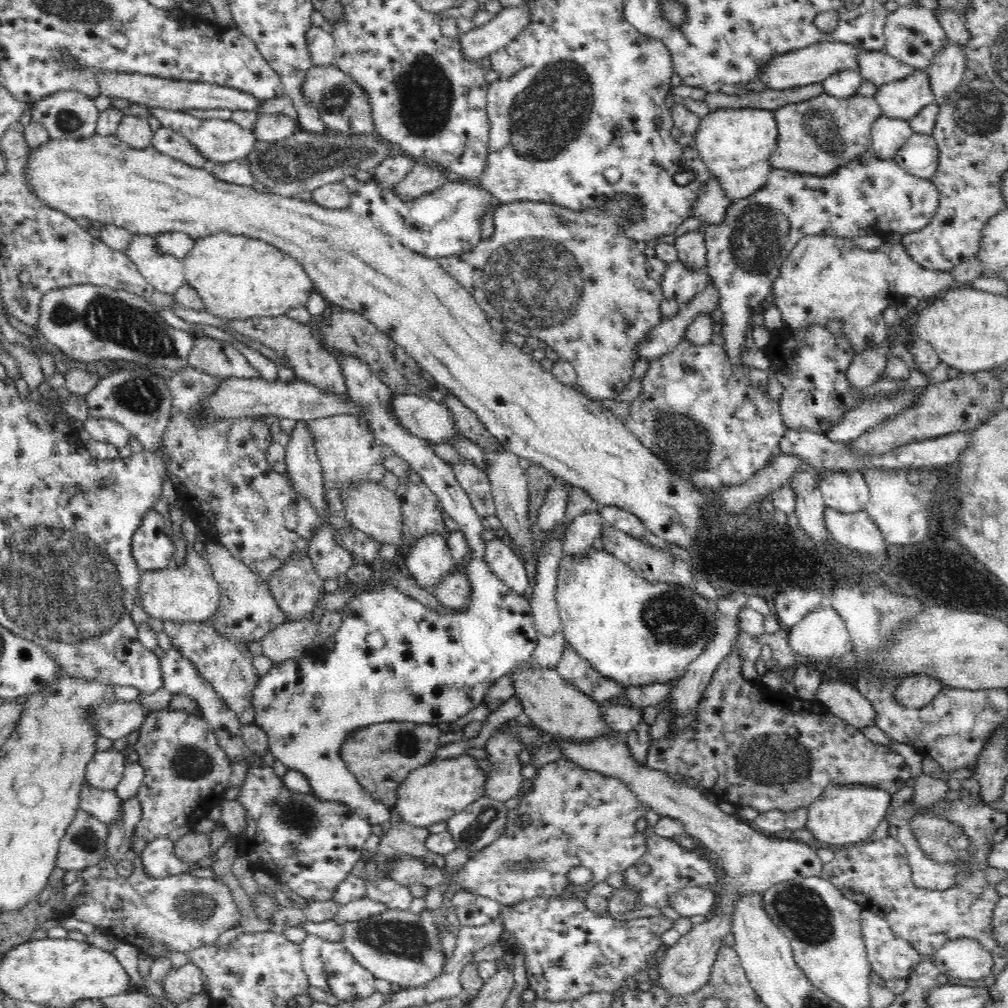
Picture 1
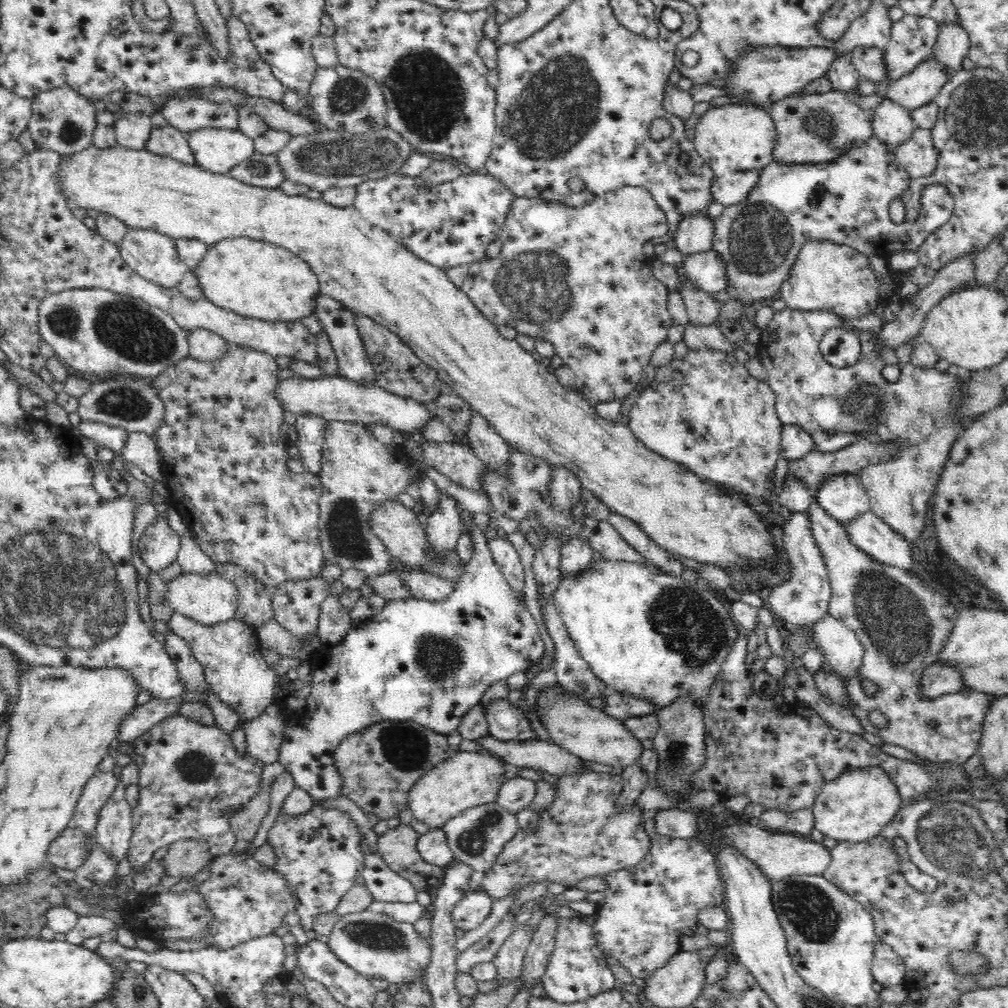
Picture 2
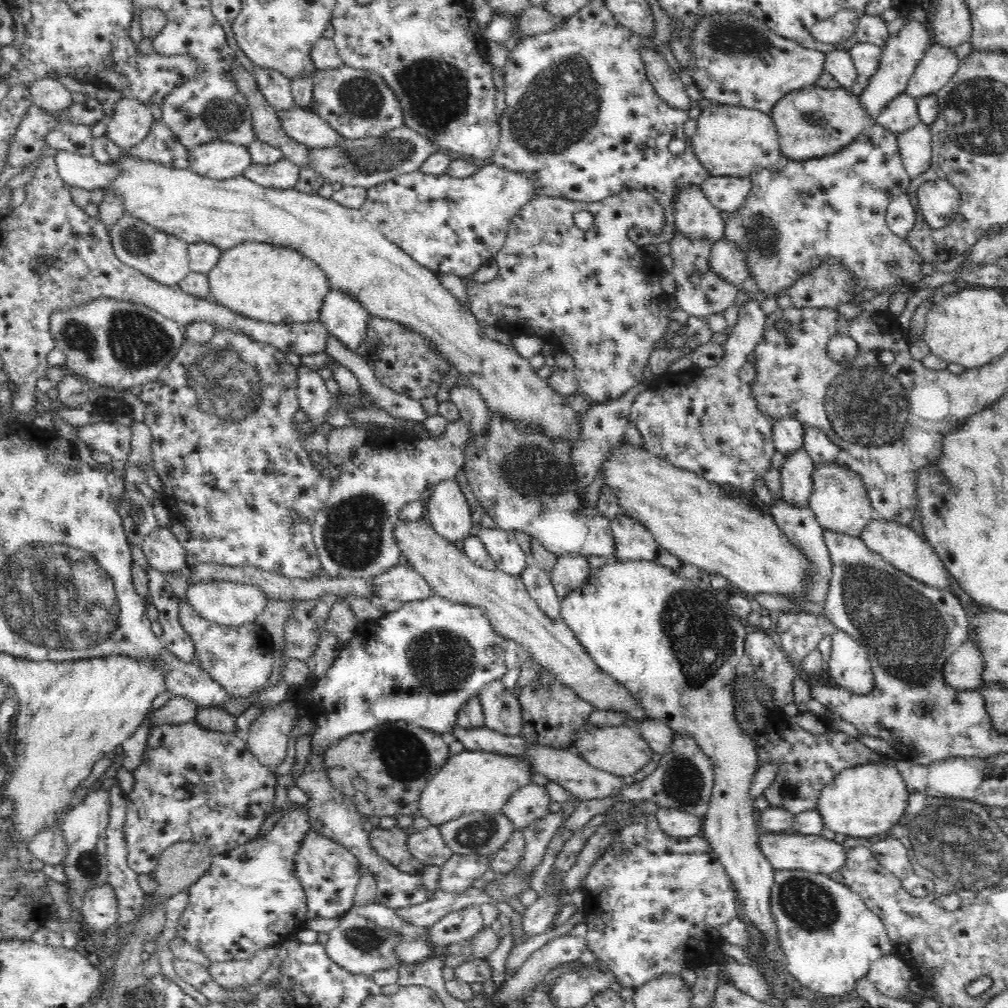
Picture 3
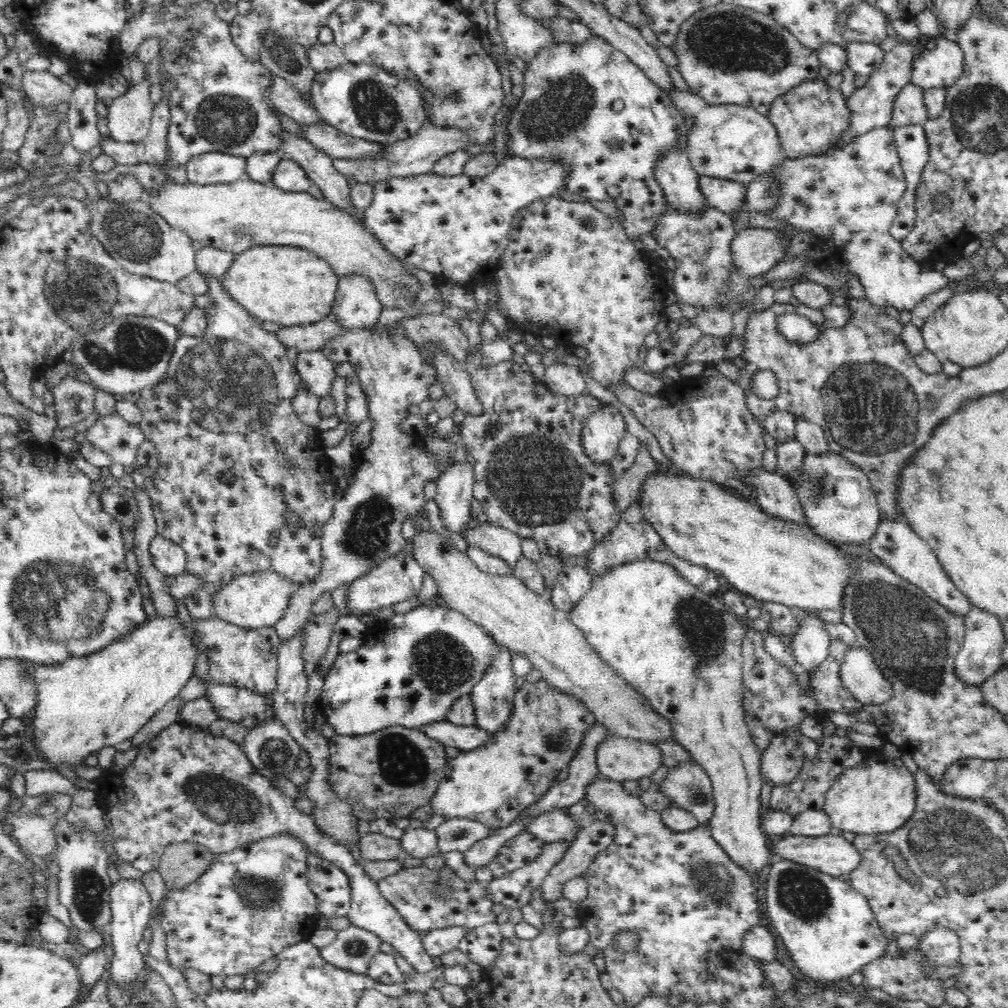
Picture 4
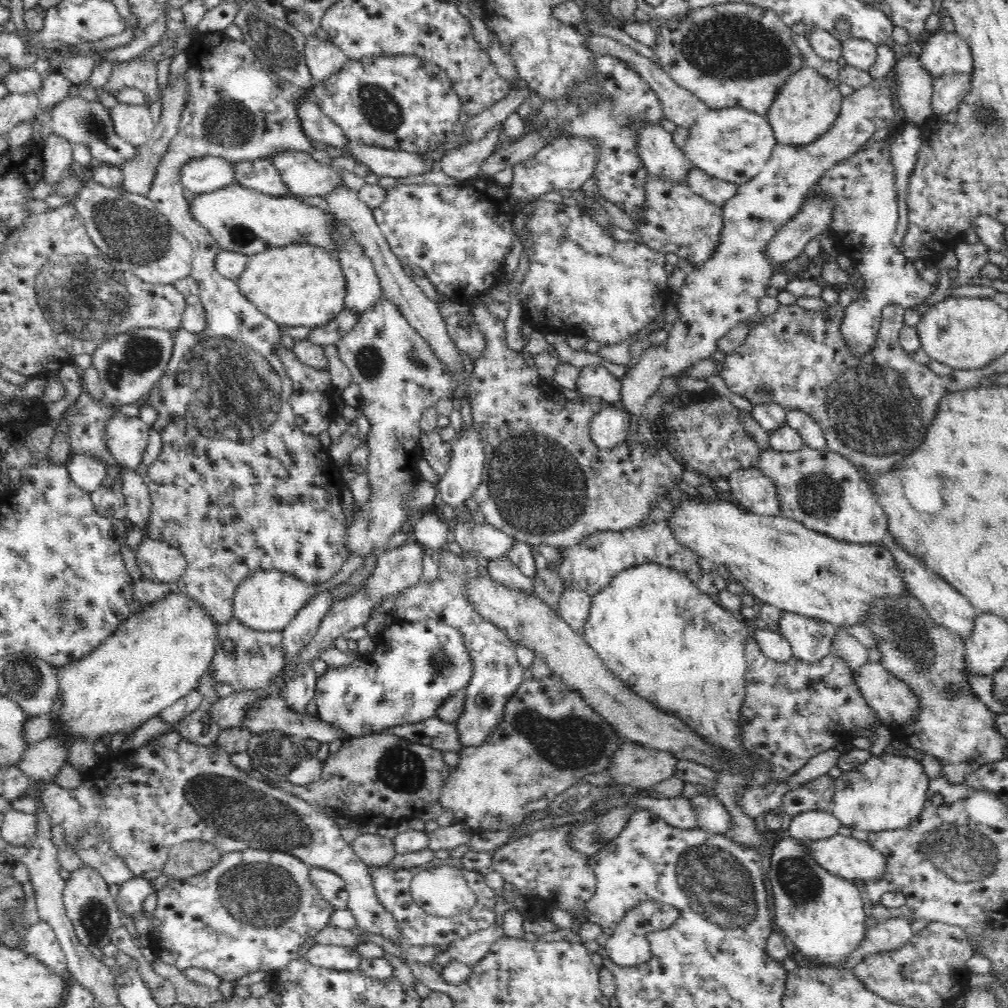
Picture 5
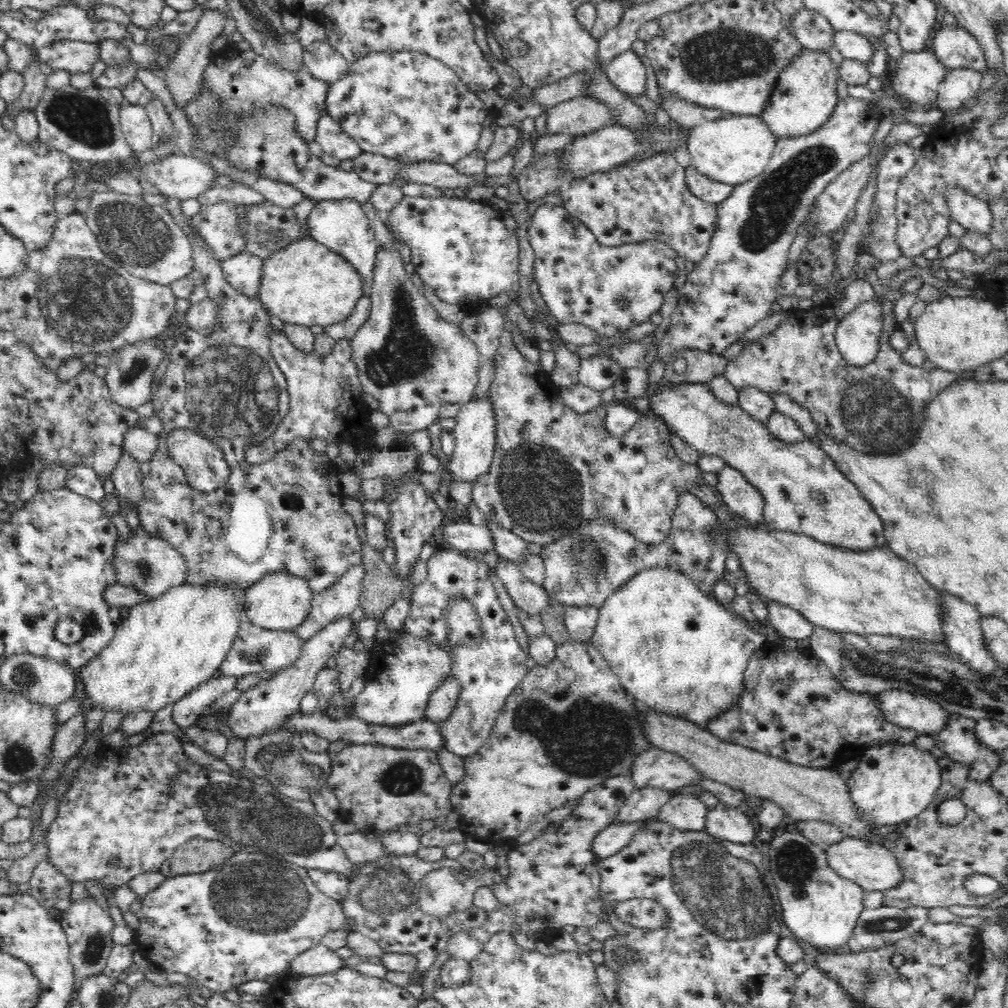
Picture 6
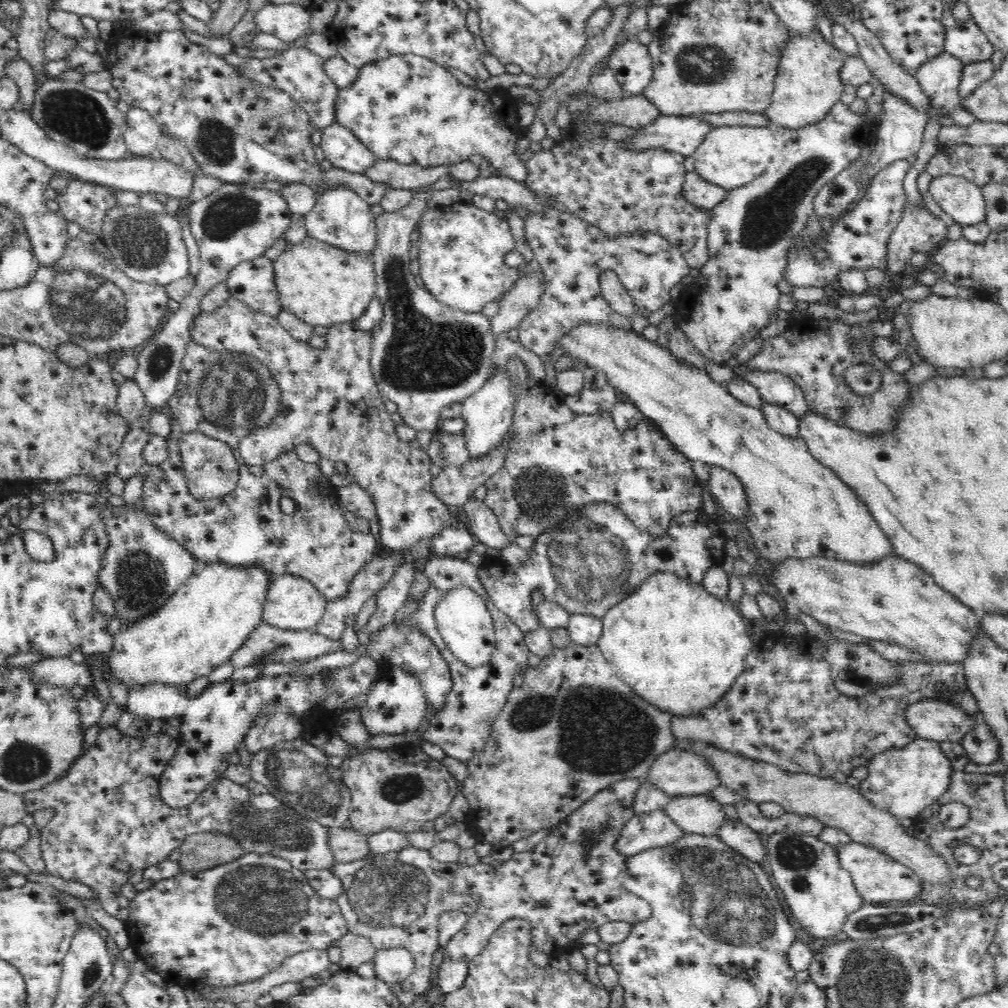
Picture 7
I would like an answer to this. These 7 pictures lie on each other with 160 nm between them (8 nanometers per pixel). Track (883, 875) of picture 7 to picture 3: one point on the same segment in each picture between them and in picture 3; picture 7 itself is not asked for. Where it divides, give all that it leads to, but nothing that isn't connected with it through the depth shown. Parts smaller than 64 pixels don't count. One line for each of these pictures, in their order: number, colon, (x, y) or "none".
3: (789, 850)
4: (831, 854)
5: (847, 857)
6: (874, 867)

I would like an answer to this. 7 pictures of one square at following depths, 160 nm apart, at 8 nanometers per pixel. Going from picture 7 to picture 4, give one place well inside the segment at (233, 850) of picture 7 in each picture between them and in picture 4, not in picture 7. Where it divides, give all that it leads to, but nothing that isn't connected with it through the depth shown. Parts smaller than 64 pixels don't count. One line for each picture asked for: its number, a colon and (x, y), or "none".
4: (182, 863)
5: (184, 860)
6: (197, 855)

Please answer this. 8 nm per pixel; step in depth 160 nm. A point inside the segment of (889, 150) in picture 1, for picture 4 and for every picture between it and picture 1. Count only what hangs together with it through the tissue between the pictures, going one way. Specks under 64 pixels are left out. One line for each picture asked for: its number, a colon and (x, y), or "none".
2: (892, 125)
3: (900, 114)
4: (909, 108)

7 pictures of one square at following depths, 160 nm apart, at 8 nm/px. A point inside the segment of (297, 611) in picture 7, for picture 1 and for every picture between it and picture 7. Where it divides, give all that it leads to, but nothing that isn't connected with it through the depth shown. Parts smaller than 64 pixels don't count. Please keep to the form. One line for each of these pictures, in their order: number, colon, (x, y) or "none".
1: (189, 593)
2: (206, 598)
3: (226, 603)
4: (255, 600)
5: (267, 601)
6: (279, 601)

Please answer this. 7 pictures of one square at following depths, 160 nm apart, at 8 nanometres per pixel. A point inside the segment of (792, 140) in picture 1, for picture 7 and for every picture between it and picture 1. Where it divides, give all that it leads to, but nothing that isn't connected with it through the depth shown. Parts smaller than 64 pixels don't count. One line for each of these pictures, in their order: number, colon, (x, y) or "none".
2: (818, 128)
3: (812, 122)
4: (811, 119)
5: (805, 108)
6: (805, 97)
7: (808, 84)

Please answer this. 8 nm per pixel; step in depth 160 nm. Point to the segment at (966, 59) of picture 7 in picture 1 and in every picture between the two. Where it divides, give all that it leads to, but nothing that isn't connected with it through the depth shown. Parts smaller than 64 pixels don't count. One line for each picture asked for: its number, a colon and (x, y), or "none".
1: (903, 99)
2: (918, 88)
3: (936, 68)
4: (940, 65)
5: (945, 52)
6: (954, 49)

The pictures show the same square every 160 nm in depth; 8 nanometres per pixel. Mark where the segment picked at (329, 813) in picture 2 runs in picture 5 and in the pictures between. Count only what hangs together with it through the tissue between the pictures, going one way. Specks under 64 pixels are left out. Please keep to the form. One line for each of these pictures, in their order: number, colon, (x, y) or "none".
3: (328, 871)
4: (331, 885)
5: (331, 887)

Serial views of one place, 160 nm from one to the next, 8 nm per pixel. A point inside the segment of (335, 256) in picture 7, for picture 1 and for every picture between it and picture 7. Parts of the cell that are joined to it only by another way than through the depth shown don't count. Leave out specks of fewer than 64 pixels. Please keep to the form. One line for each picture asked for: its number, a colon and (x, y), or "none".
1: (238, 277)
2: (252, 278)
3: (262, 281)
4: (290, 286)
5: (297, 285)
6: (305, 283)

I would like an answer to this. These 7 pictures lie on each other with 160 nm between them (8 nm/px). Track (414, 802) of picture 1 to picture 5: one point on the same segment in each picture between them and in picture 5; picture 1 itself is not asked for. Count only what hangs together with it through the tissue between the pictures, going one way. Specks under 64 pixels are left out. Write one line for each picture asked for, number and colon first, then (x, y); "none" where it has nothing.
2: (467, 779)
3: (470, 781)
4: (495, 783)
5: (486, 792)

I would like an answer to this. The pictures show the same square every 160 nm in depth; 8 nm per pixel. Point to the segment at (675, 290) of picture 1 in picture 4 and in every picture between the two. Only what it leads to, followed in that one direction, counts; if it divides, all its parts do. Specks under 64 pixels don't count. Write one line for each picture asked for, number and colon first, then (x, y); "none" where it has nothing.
2: (705, 272)
3: (726, 262)
4: (754, 250)

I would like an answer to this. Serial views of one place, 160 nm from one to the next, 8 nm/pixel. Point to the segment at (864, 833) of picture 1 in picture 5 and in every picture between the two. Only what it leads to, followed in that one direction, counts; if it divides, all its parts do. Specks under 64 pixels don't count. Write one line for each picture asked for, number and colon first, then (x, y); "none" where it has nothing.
2: (855, 807)
3: (861, 802)
4: (877, 796)
5: (887, 792)

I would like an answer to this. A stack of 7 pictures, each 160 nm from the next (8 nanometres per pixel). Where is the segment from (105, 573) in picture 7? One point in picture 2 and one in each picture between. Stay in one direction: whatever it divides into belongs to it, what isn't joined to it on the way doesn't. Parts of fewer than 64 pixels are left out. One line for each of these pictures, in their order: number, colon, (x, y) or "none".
2: (158, 548)
3: (165, 554)
4: (169, 558)
5: (158, 561)
6: (150, 564)

